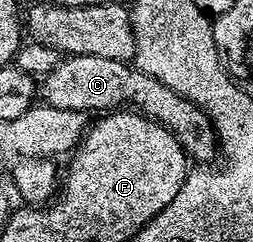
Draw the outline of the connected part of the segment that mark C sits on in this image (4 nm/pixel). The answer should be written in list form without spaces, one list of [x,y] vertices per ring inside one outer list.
[[[72,54],[63,57],[52,72],[44,75],[40,82],[40,98],[45,105],[52,108],[68,108],[69,110],[84,110],[87,112],[113,112],[123,108],[133,108],[137,113],[151,118],[161,126],[167,126],[176,136],[176,140],[182,145],[191,159],[202,158],[206,154],[206,126],[208,130],[208,119],[206,114],[192,100],[188,100],[183,94],[177,94],[168,84],[152,76],[140,72],[130,62],[120,60],[104,60],[104,56],[80,56]]]

